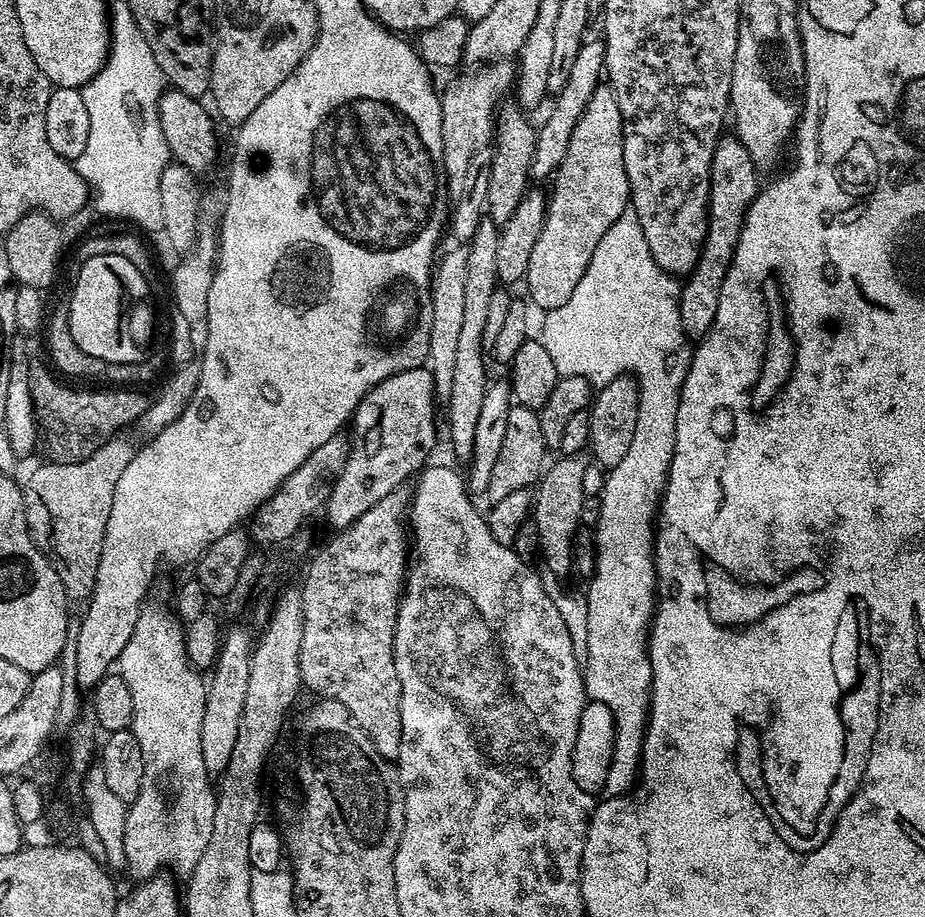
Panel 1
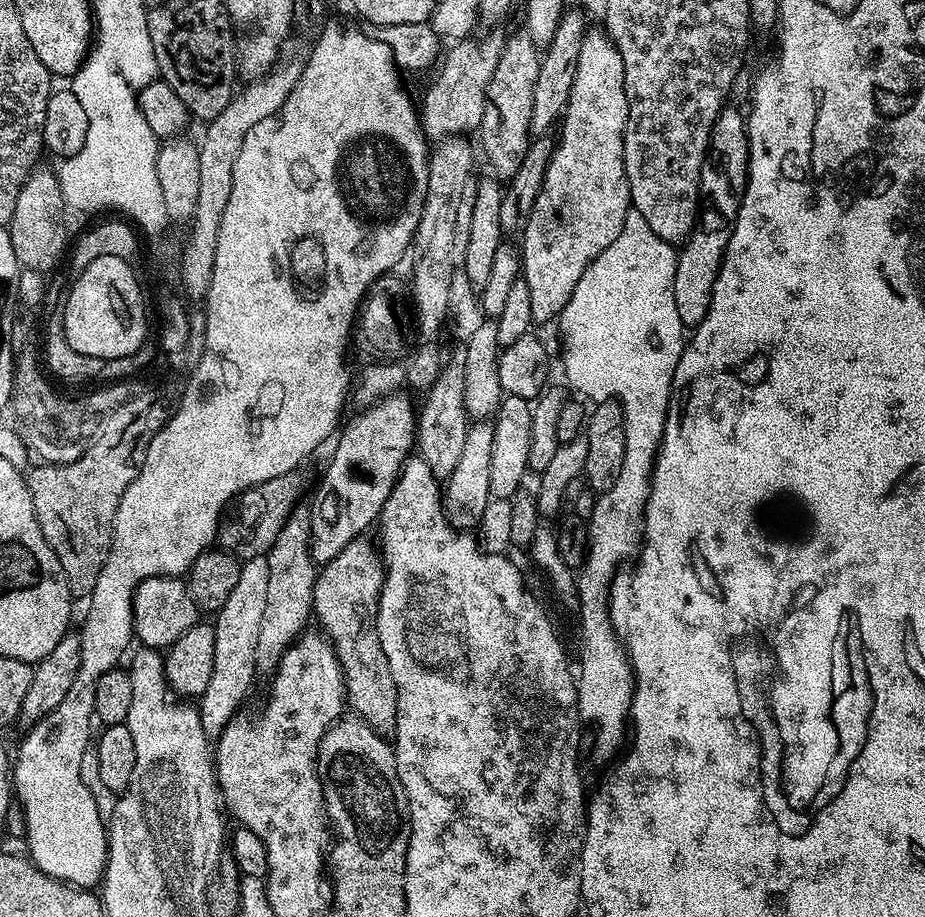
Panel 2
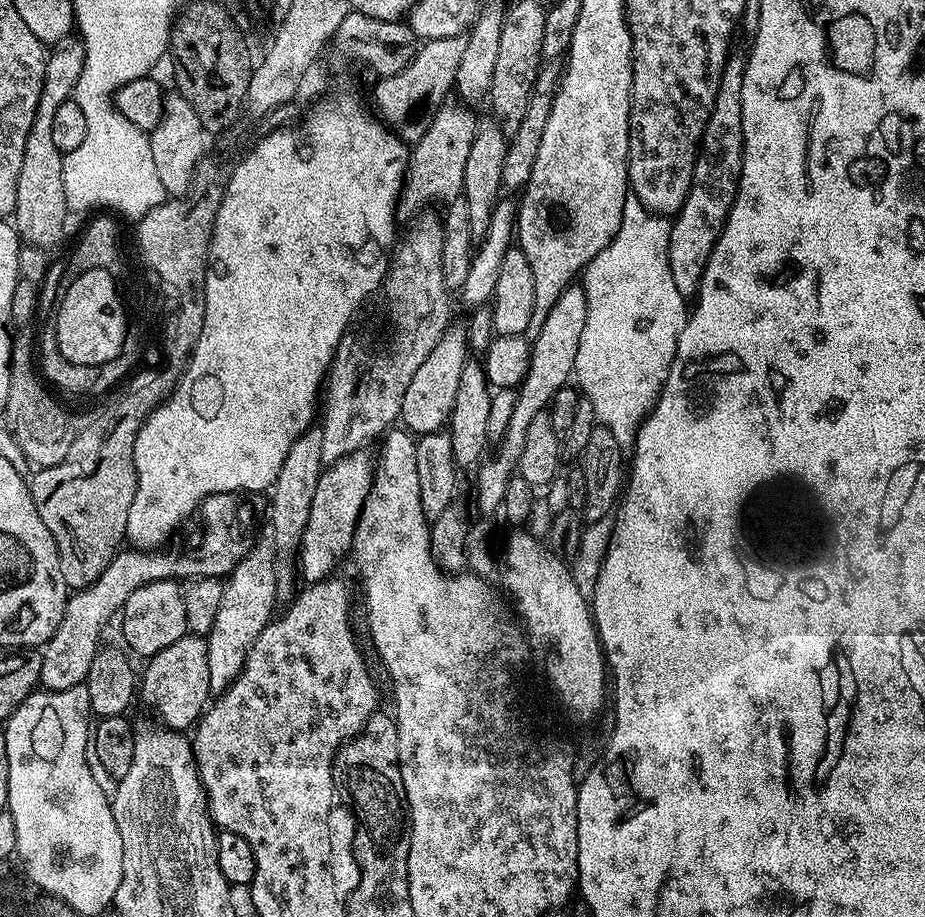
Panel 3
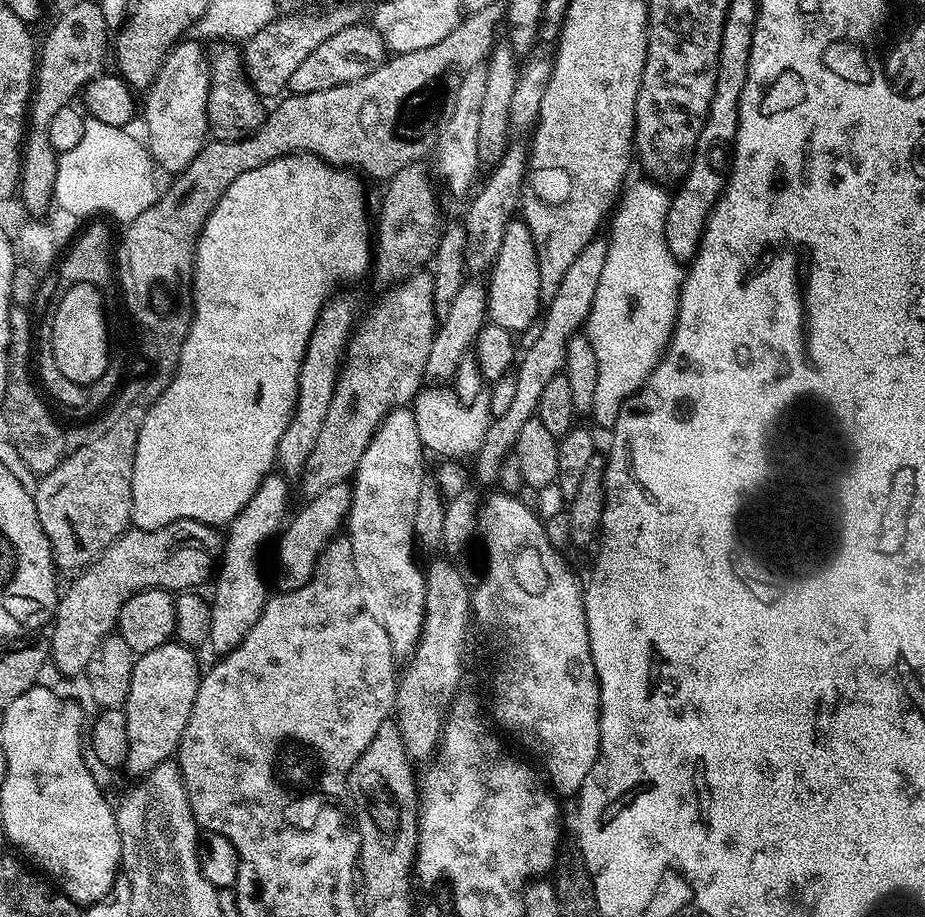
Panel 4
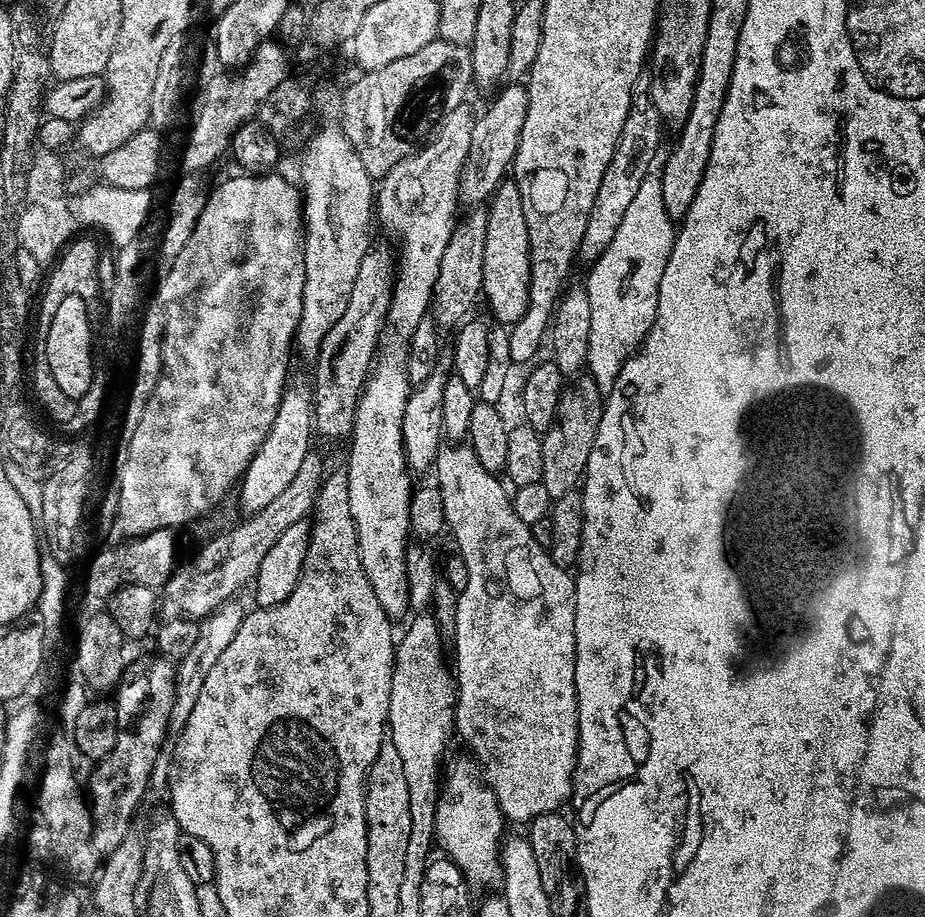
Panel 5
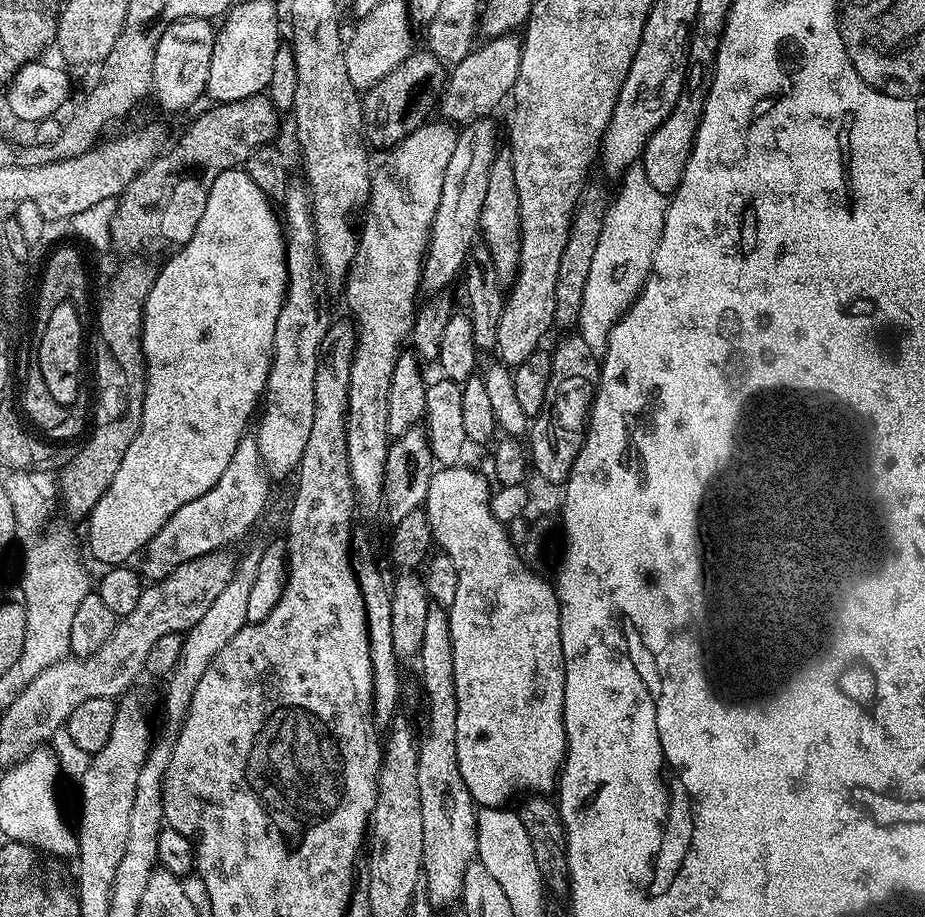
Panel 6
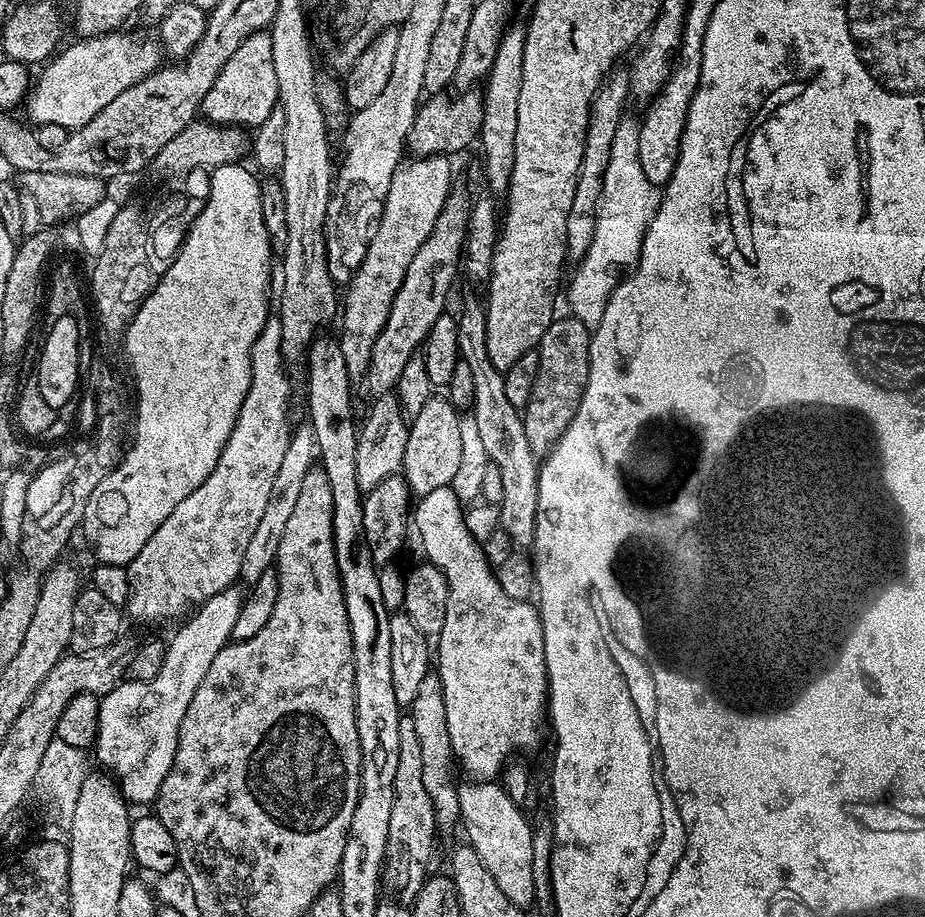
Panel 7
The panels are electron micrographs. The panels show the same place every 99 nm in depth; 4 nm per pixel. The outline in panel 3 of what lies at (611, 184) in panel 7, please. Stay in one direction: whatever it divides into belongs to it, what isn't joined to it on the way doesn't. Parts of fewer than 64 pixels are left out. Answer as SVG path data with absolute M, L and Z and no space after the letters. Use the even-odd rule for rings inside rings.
M629 194L626 206L622 206L622 226L618 226L618 234L582 273L582 287L586 294L586 326L582 326L582 338L578 342L574 380L582 396L590 400L597 421L609 428L622 446L635 441L641 420L656 404L660 387L664 385L672 359L676 357L680 332L684 329L686 298L678 294L674 277L670 274L669 227L665 217L657 216L642 206L636 196Z

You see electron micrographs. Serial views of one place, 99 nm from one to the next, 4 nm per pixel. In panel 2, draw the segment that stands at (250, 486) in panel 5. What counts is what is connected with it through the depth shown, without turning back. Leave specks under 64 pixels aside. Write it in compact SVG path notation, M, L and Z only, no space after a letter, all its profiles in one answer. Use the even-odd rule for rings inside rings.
M267 556L250 558L240 565L238 582L226 606L215 613L214 627L214 674L206 690L198 697L198 707L202 718L202 730L209 738L218 738L231 720L241 711L244 699L258 679L254 650L258 650L258 634L262 627L262 614L266 607L266 586L270 579L270 566Z

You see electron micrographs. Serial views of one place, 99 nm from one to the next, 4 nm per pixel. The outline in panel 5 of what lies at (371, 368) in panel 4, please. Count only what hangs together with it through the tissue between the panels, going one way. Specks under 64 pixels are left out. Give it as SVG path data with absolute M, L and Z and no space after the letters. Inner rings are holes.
M316 450L309 451L306 458L302 458L302 466L298 469L298 474L294 478L294 482L290 482L290 486L286 486L286 490L282 490L282 494L278 494L278 498L274 498L274 502L264 506L262 510L253 512L241 524L236 524L228 533L220 532L213 540L208 540L196 553L193 554L192 560L188 560L179 565L176 571L172 573L172 577L164 584L162 595L158 600L158 608L162 613L163 619L178 620L181 618L203 618L208 616L215 608L220 608L223 604L229 603L233 599L232 596L239 588L244 588L253 583L256 579L256 571L258 566L262 566L262 558L266 558L266 554L270 551L270 546L274 546L274 542L278 542L278 538L282 538L283 532L289 526L294 526L294 522L305 519L313 511L316 495L320 489L320 483L323 482L326 475L326 467L324 468L324 460L316 453Z

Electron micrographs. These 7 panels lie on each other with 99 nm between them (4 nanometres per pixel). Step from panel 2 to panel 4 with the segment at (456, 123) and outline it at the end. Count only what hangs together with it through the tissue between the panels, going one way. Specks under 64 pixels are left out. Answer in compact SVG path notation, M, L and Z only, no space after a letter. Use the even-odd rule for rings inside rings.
M417 162L415 164L410 164L408 166L402 166L402 170L398 170L398 174L394 174L386 182L386 187L388 188L384 192L384 201L380 204L380 217L375 217L374 220L374 259L370 265L371 275L376 275L376 280L383 286L391 286L401 280L407 280L413 272L423 269L425 265L429 263L432 259L432 254L436 250L436 241L440 239L440 233L442 231L442 223L440 224L440 204L436 201L436 192L432 189L433 177L430 175L428 177L428 172L424 169L425 165L423 163Z

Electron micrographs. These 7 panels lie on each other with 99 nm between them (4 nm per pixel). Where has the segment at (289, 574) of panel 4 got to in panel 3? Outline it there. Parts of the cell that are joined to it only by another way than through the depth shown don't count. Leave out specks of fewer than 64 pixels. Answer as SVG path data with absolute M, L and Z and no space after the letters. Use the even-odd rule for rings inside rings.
M364 450L351 452L337 464L321 471L298 553L298 576L305 585L329 579L335 573L332 571L343 562L344 555L352 552L352 539L374 479L374 460L368 454Z

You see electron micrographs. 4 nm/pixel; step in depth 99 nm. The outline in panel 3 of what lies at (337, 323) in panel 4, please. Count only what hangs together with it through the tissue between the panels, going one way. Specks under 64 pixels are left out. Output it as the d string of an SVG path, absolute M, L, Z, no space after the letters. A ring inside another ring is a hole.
M318 426L307 428L290 446L282 470L272 483L272 533L270 539L276 547L276 594L281 601L293 599L292 587L298 584L298 553L302 534L306 534L306 522L310 518L310 502L314 502L314 490L318 490L318 478L325 467L322 462L322 430Z

